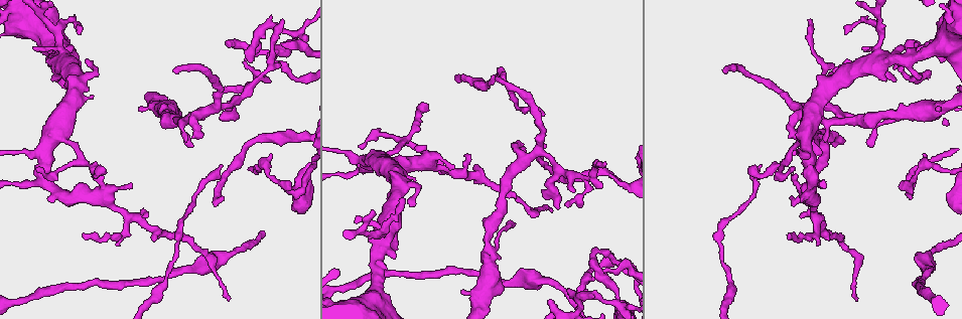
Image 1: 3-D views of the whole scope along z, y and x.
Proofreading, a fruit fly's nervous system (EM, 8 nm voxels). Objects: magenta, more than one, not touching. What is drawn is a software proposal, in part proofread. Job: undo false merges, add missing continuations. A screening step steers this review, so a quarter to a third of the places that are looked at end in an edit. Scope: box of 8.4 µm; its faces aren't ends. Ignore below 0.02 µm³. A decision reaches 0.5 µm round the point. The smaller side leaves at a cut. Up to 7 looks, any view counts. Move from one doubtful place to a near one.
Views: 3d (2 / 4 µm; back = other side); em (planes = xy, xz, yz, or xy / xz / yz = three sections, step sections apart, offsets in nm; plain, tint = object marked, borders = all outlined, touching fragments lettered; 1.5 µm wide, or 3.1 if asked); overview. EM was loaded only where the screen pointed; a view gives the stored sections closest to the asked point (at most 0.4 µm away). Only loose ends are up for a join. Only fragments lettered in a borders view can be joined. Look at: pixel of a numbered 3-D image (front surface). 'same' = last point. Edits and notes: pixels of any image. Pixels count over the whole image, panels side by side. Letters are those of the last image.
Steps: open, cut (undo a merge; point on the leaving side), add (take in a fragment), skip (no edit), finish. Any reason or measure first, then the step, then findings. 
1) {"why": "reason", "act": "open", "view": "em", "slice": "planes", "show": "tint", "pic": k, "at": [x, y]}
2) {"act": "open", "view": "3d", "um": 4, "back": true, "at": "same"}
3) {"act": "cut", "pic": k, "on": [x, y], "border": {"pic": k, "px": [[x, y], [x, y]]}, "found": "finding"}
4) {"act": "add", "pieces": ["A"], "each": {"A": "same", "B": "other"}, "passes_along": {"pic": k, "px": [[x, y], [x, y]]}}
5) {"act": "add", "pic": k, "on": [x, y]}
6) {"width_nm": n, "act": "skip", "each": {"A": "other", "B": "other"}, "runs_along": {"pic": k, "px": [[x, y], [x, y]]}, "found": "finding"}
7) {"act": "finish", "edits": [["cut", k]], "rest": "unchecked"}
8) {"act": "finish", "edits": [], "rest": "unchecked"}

{"act": "open", "view": "3d", "um": 2, "pic": 1, "at": [293, 35]}

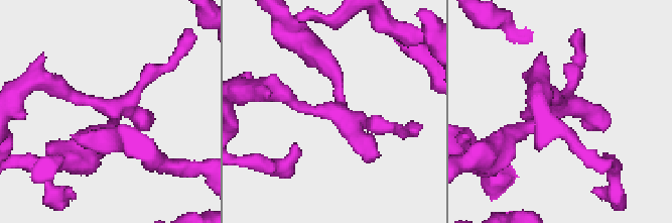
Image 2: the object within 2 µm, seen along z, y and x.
{"why": "shape alone is not enough", "act": "open", "view": "em", "slice": "yz", "step": 4, "show": "borders", "pic": 2, "at": [111, 109]}

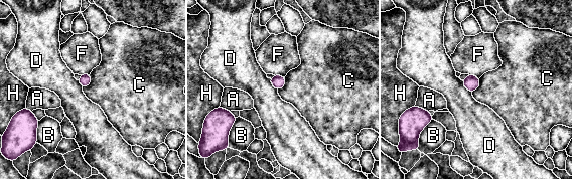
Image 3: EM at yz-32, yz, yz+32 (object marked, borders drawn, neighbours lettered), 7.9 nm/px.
{"act": "open", "view": "em", "slice": "planes", "show": "borders", "at": "same"}

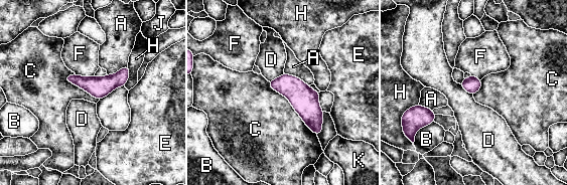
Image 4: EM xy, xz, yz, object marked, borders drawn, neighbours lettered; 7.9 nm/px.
{"act": "skip", "each": {"A": "other", "B": "other", "C": "other", "D": "other", "E": "other", "F": "other", "H": "other", "J": "other", "K": "other"}, "border": {"pic": 4, "px": [[268, 81], [316, 135]]}, "found": "all the same cell"}

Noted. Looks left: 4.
{"why": "an open end", "act": "open", "view": "em", "slice": "planes", "show": "tint", "pic": 1, "at": [454, 168]}

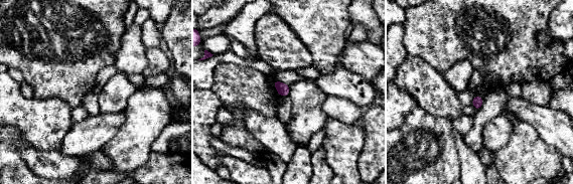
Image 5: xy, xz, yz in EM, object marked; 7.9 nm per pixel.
{"why": "what lies round it", "act": "open", "view": "em", "slice": "planes", "show": "borders", "at": "same"}

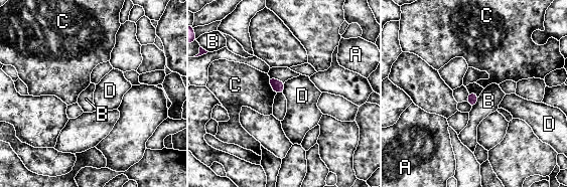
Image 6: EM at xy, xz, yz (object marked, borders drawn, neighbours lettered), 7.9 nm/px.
{"act": "skip", "each": {"A": "other", "B": "other", "C": "other", "D": "other"}, "border": {"pic": 6, "px": [[285, 82], [282, 92]]}, "found": "none of them fits"}

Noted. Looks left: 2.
{"why": "an open end", "act": "open", "view": "em", "slice": "yz", "step": 4, "show": "borders", "pic": 1, "at": [790, 196]}

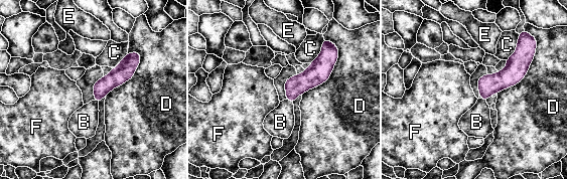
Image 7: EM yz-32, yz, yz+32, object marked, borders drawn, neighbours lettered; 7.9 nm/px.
{"longest_contact_nm": ["D", 500], "act": "add", "pic": 7, "on": [280, 122], "each": {"B": "same", "C": "other", "D": "other", "E": "other", "F": "other"}, "passes_along": {"pic": 7, "px": [[298, 84], [289, 101], [280, 122]]}, "found": "it goes on there"}

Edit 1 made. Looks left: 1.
{"act": "finish", "edits": [["add", 7]], "rest": "unchecked"}

